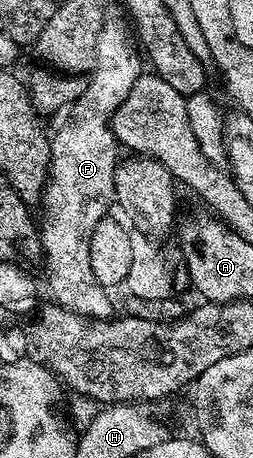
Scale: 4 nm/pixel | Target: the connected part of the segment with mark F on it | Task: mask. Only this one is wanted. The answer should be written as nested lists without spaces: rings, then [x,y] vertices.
[[[105,17],[98,33],[97,56],[87,79],[84,93],[71,107],[72,119],[57,134],[51,135],[52,155],[48,169],[48,185],[44,187],[42,207],[44,223],[39,223],[42,263],[48,269],[48,286],[55,305],[78,312],[87,318],[113,317],[109,291],[94,276],[90,268],[90,236],[104,218],[109,217],[108,205],[113,205],[114,172],[118,161],[118,143],[112,131],[112,114],[130,88],[140,78],[142,50],[134,37],[127,17]]]

